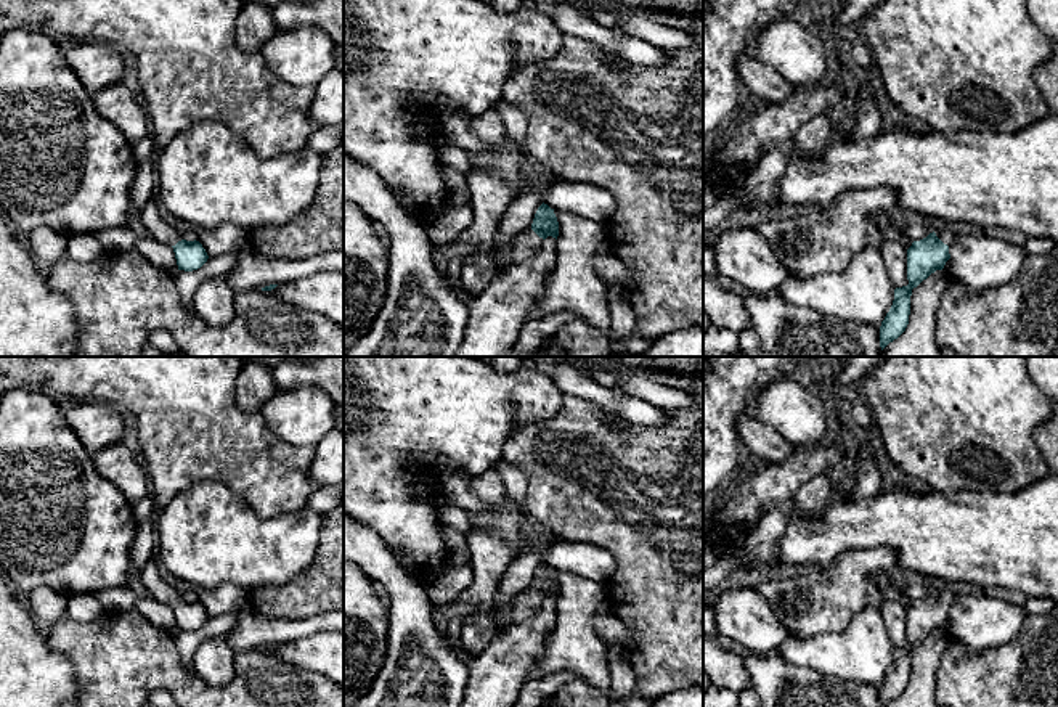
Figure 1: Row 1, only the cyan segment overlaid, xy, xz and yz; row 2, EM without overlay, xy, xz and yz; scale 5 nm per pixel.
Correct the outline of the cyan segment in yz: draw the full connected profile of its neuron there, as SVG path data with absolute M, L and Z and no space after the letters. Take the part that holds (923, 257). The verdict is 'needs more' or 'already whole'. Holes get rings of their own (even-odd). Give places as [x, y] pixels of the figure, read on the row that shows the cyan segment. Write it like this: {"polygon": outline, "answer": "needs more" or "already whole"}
{"polygon": "M941 230L930 233L920 241L914 241L907 249L907 280L909 284L894 289L894 300L880 326L881 350L897 339L909 325L910 296L917 288L936 270L942 270L950 259L949 246L960 236L954 230Z", "answer": "needs more"}

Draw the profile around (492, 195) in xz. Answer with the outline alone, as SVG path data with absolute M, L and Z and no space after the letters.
M472 166L466 178L472 196L474 220L453 244L433 247L432 257L442 273L446 273L451 259L456 255L494 251L499 219L517 194L515 185L506 182L494 169Z

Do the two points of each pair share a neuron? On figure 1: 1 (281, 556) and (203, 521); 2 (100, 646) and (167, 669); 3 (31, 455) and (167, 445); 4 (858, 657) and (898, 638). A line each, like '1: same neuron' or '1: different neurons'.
1: same neuron
2: same neuron
3: different neurons
4: different neurons

